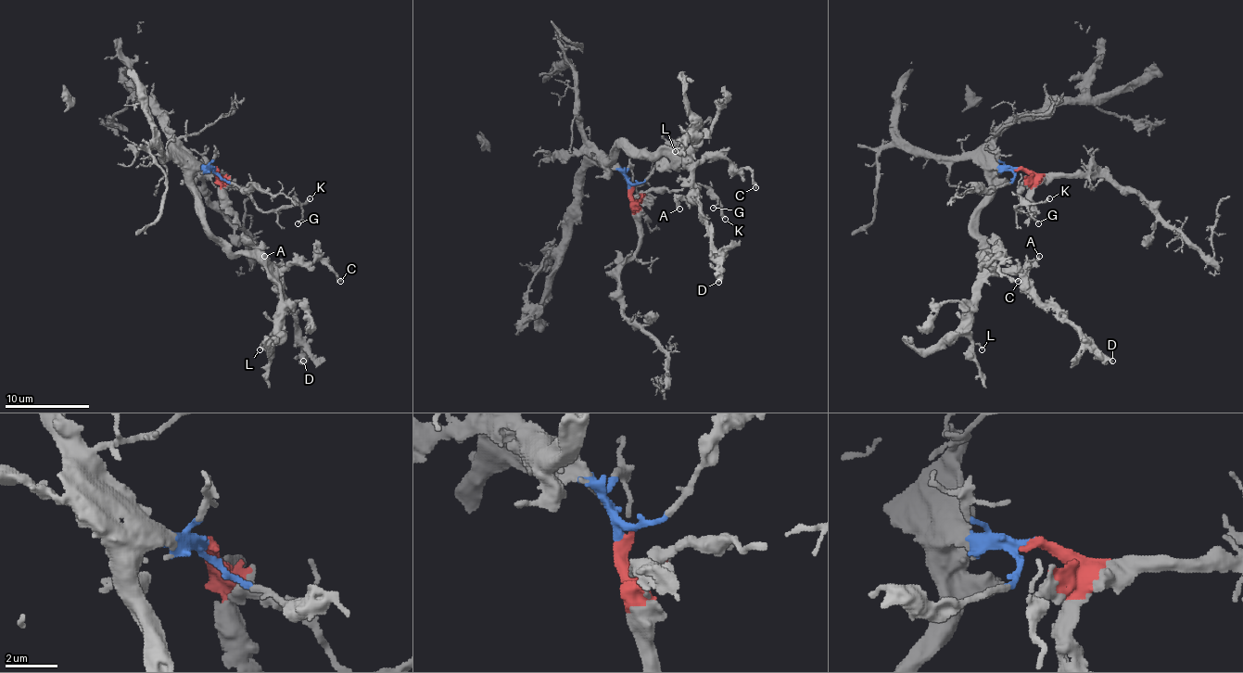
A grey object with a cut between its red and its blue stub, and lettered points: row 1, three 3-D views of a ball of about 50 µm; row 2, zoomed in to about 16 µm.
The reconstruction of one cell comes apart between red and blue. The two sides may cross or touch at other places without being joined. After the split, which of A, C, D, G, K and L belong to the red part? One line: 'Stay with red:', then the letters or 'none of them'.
Stay with red: G, K

